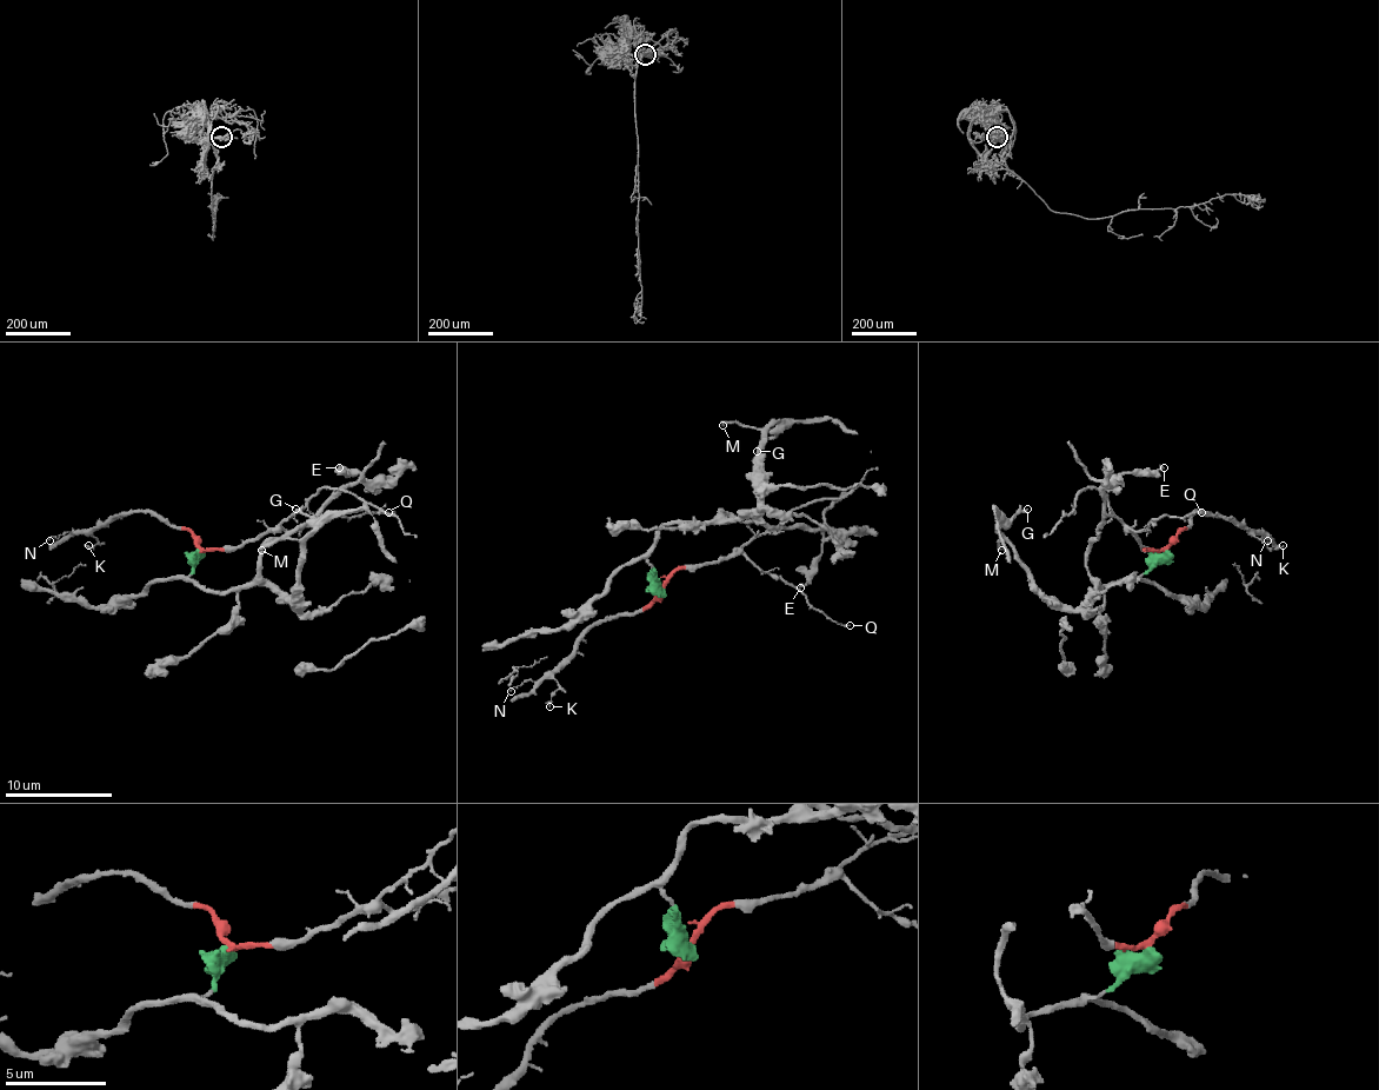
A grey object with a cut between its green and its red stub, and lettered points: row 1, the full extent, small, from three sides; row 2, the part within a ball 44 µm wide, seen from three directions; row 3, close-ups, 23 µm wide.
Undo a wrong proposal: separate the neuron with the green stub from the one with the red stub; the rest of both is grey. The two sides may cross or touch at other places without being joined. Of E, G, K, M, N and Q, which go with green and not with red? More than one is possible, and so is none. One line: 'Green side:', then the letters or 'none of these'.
Green side: E, G, M

